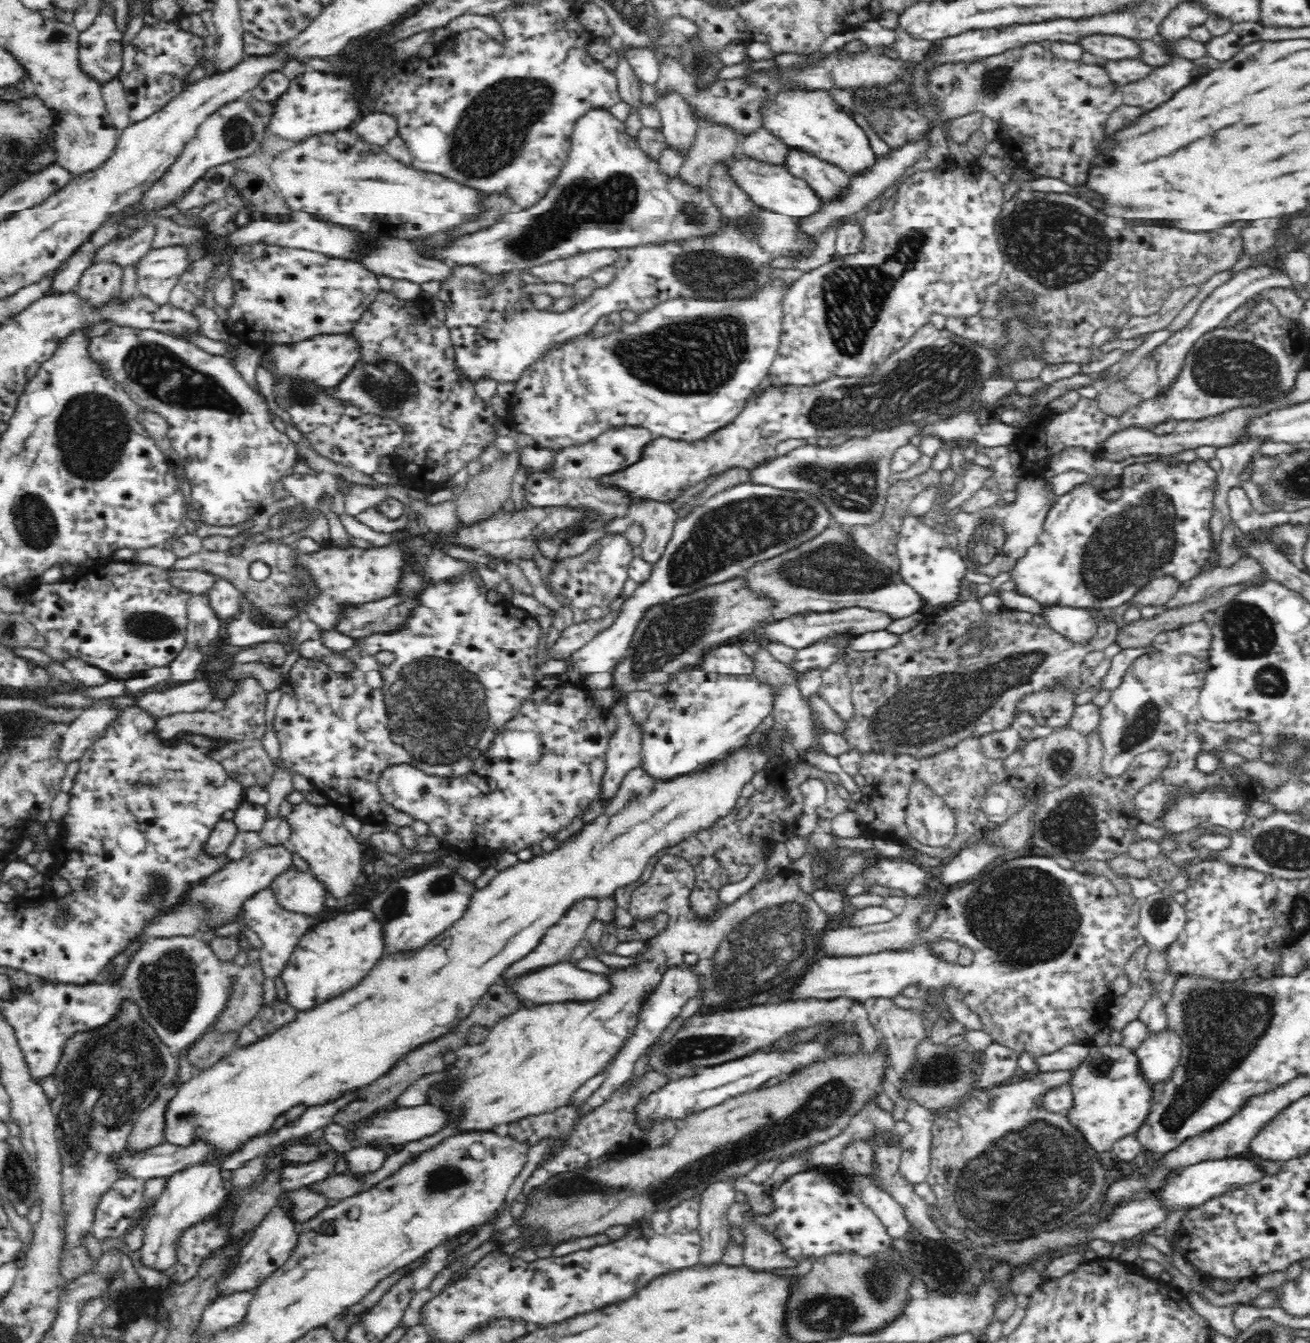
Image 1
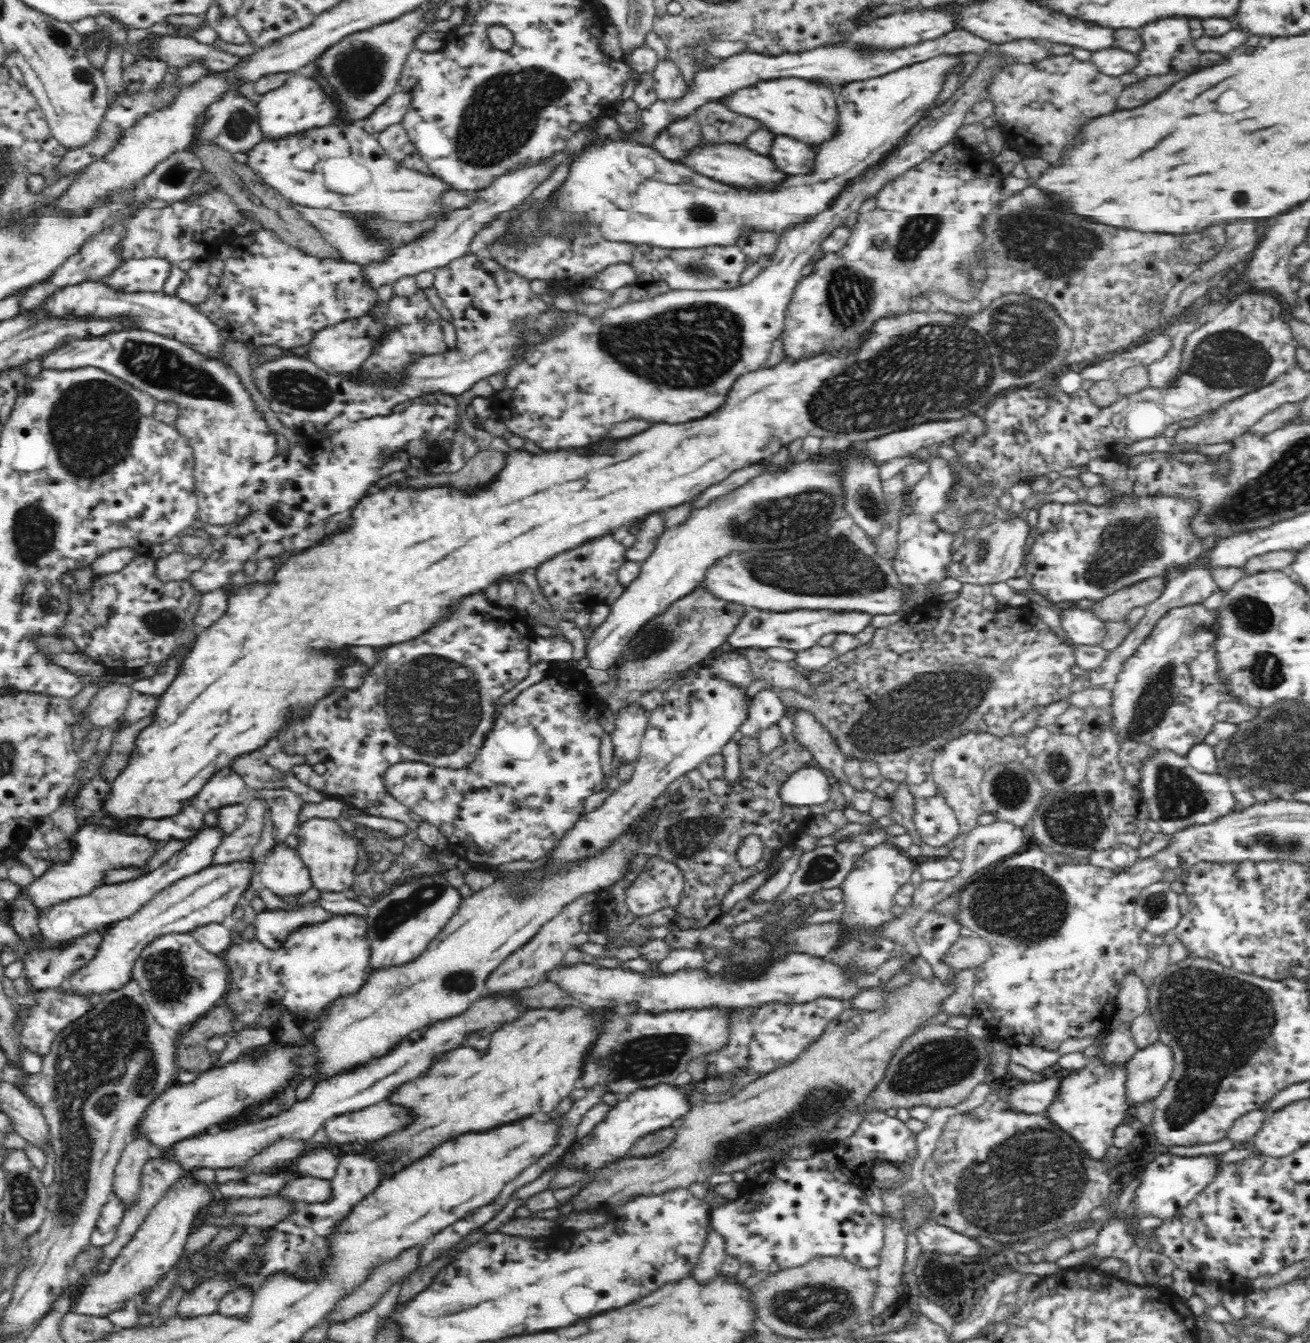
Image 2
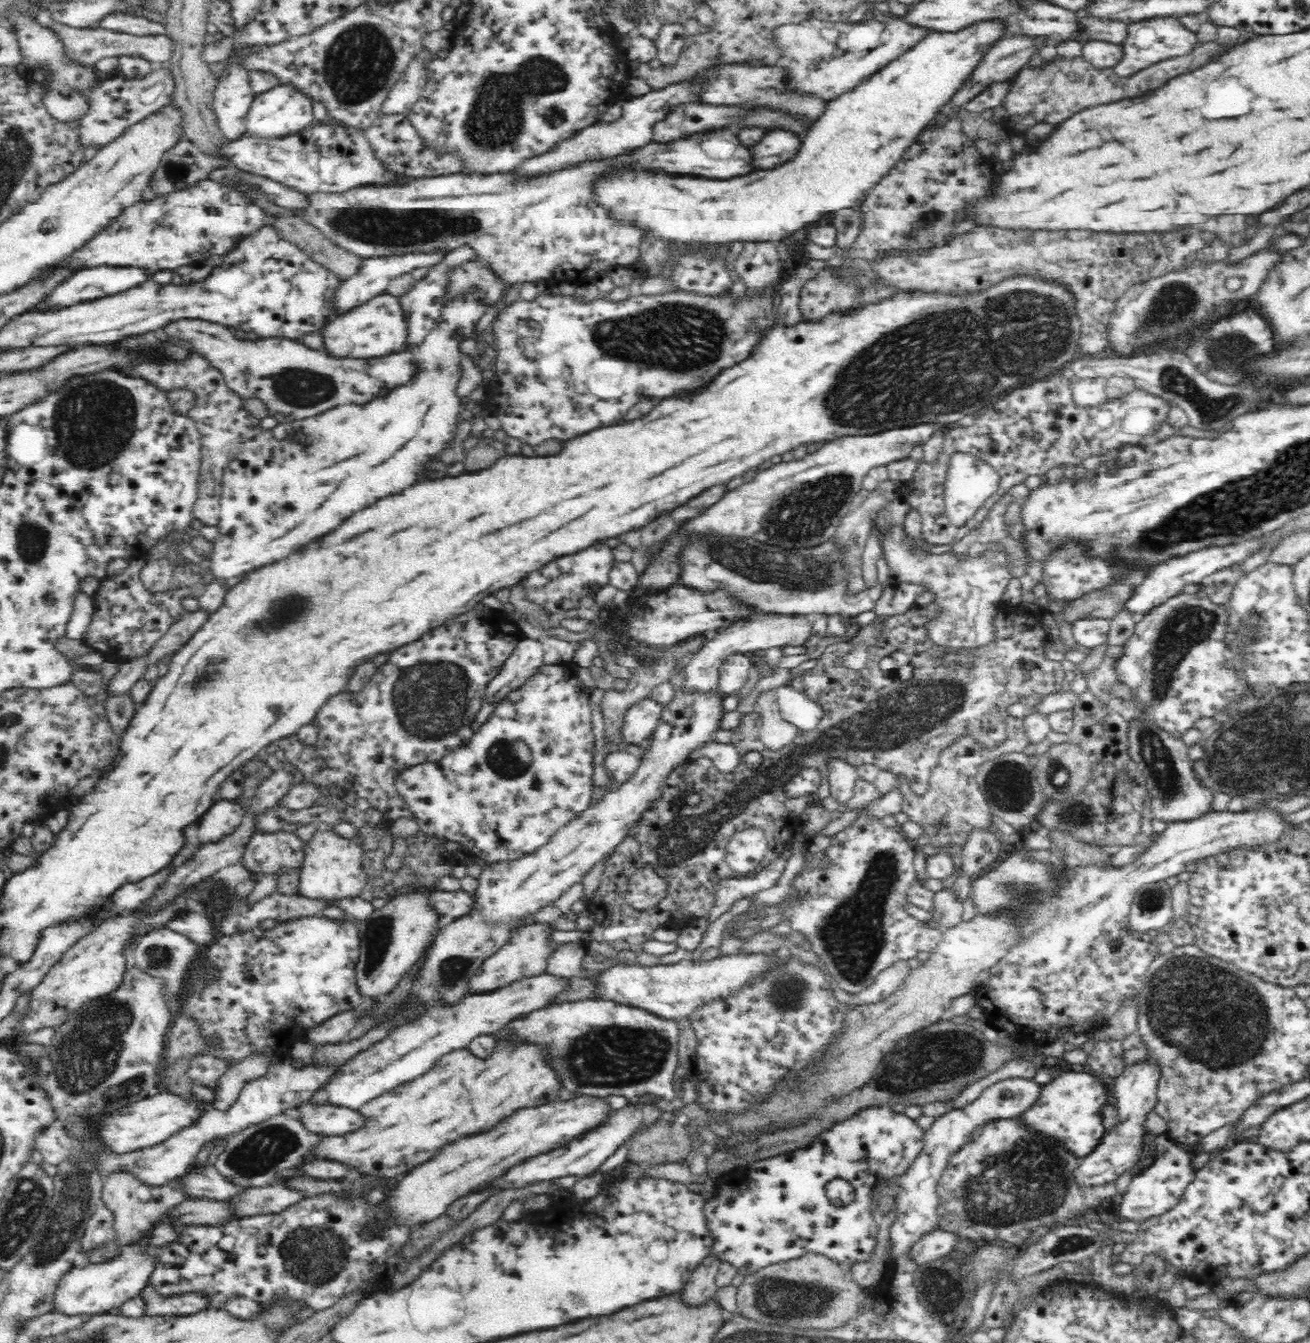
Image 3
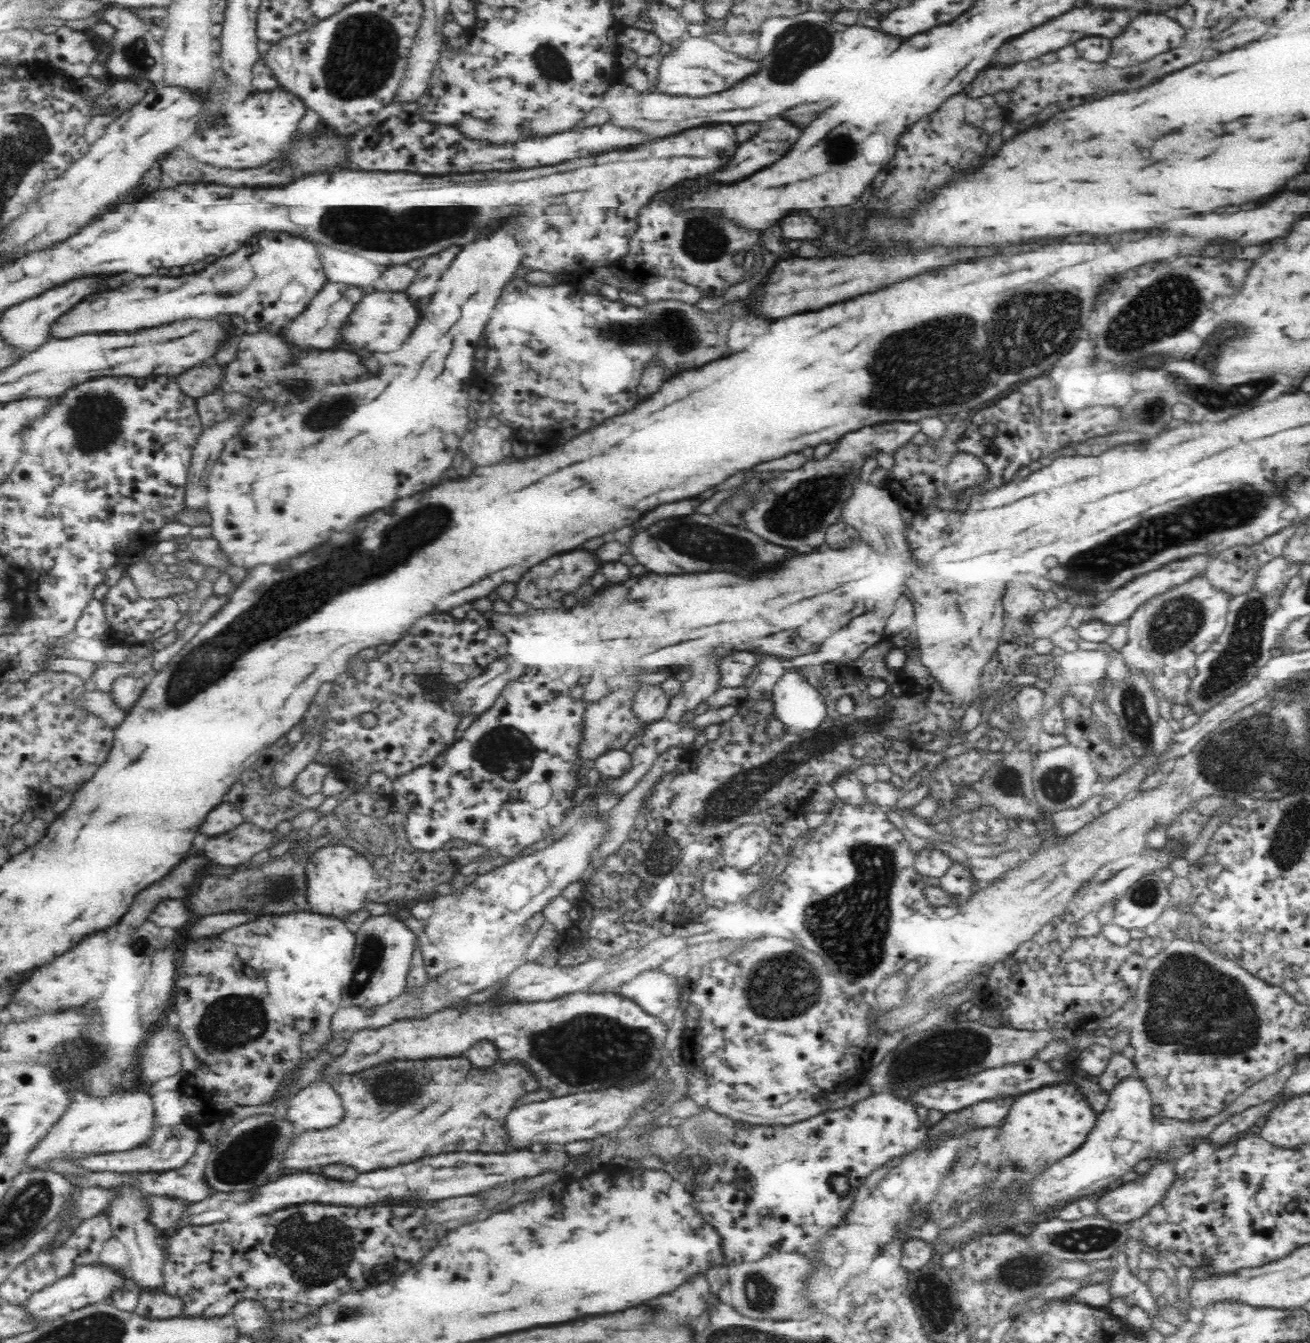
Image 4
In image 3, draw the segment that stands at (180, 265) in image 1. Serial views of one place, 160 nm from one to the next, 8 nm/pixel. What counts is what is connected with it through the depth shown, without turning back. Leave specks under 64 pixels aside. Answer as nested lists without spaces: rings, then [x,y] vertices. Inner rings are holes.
[[[98,266],[96,268],[85,268],[72,273],[68,278],[60,281],[52,290],[50,296],[46,296],[40,304],[34,304],[31,312],[52,312],[54,308],[70,307],[85,301],[112,296],[124,290],[130,290],[130,287],[139,285],[148,280],[150,275],[139,268]]]

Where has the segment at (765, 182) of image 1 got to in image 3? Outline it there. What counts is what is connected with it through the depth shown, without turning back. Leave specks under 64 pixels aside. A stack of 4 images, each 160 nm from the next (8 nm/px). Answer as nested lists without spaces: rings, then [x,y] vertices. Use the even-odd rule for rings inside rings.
[[[731,126],[710,129],[705,132],[695,132],[692,136],[674,139],[665,143],[652,140],[644,146],[634,147],[626,154],[620,156],[612,156],[606,159],[590,159],[586,162],[580,162],[578,166],[568,166],[562,170],[550,172],[550,174],[541,174],[538,176],[519,176],[515,171],[506,173],[495,172],[494,174],[464,174],[456,173],[446,176],[430,176],[430,177],[406,177],[398,176],[396,182],[388,182],[388,184],[364,184],[364,186],[354,186],[348,188],[344,192],[310,192],[304,195],[303,205],[296,208],[290,208],[296,217],[299,217],[304,223],[310,224],[314,229],[318,229],[324,238],[332,241],[338,247],[362,257],[363,259],[402,256],[404,254],[424,254],[424,252],[447,252],[460,248],[461,246],[469,246],[475,250],[475,254],[485,263],[490,263],[490,268],[495,273],[500,273],[501,278],[514,288],[522,288],[522,290],[530,290],[530,288],[540,279],[555,280],[558,276],[576,275],[581,278],[584,270],[588,268],[594,269],[596,272],[605,273],[607,270],[615,266],[628,266],[633,264],[639,255],[639,246],[643,237],[641,230],[633,222],[619,220],[619,218],[610,218],[610,209],[604,207],[600,201],[595,198],[595,185],[602,181],[603,178],[612,176],[613,173],[630,173],[638,171],[638,173],[665,173],[668,175],[682,175],[682,177],[702,177],[715,180],[723,180],[734,177],[746,176],[752,174],[756,169],[750,165],[749,147],[745,147],[738,139],[737,131]]]

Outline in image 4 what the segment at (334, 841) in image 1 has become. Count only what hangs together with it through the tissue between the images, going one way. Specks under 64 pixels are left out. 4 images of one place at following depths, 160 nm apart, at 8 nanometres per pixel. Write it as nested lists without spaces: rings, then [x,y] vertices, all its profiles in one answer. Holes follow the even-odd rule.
[[[345,845],[326,846],[312,853],[306,875],[309,910],[336,918],[350,916],[358,913],[358,910],[365,909],[369,891],[376,882],[376,873],[370,860],[362,851],[356,852]]]

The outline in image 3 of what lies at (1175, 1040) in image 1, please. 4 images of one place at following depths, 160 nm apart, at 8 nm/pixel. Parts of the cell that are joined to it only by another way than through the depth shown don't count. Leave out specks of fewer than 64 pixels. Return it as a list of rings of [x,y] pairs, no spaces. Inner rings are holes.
[[[1144,1060],[1134,1066],[1126,1066],[1122,1074],[1108,1081],[1109,1091],[1116,1102],[1115,1110],[1118,1112],[1118,1124],[1112,1126],[1110,1130],[1104,1131],[1104,1136],[1100,1138],[1098,1146],[1090,1154],[1078,1158],[1076,1170],[1071,1172],[1078,1187],[1092,1190],[1115,1184],[1120,1176],[1129,1174],[1130,1168],[1140,1160],[1140,1155],[1145,1151],[1146,1116],[1152,1112],[1152,1108],[1157,1103],[1159,1074],[1160,1071],[1153,1062]]]

